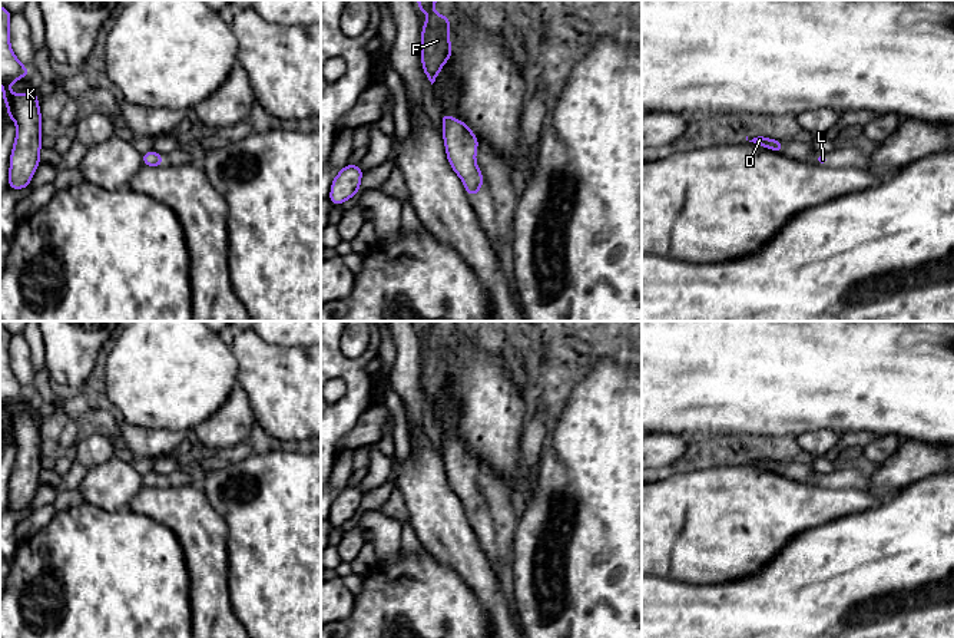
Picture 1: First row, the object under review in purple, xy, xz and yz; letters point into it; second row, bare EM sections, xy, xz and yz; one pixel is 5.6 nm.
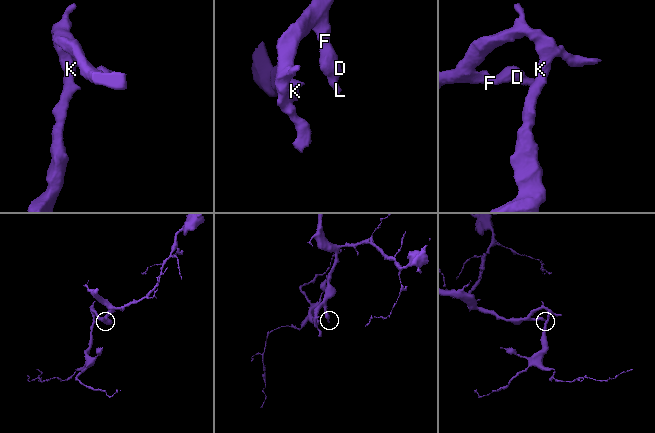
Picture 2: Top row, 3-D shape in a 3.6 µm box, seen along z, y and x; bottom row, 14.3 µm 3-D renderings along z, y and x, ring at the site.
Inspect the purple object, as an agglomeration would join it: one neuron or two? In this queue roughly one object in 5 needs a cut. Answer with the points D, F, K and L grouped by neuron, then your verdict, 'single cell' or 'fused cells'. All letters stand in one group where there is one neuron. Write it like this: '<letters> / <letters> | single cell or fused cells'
D F K L | single cell

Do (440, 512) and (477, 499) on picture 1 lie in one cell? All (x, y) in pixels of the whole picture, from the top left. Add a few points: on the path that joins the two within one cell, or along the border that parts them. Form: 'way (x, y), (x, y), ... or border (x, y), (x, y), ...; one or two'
border (446, 475), (476, 535); two

